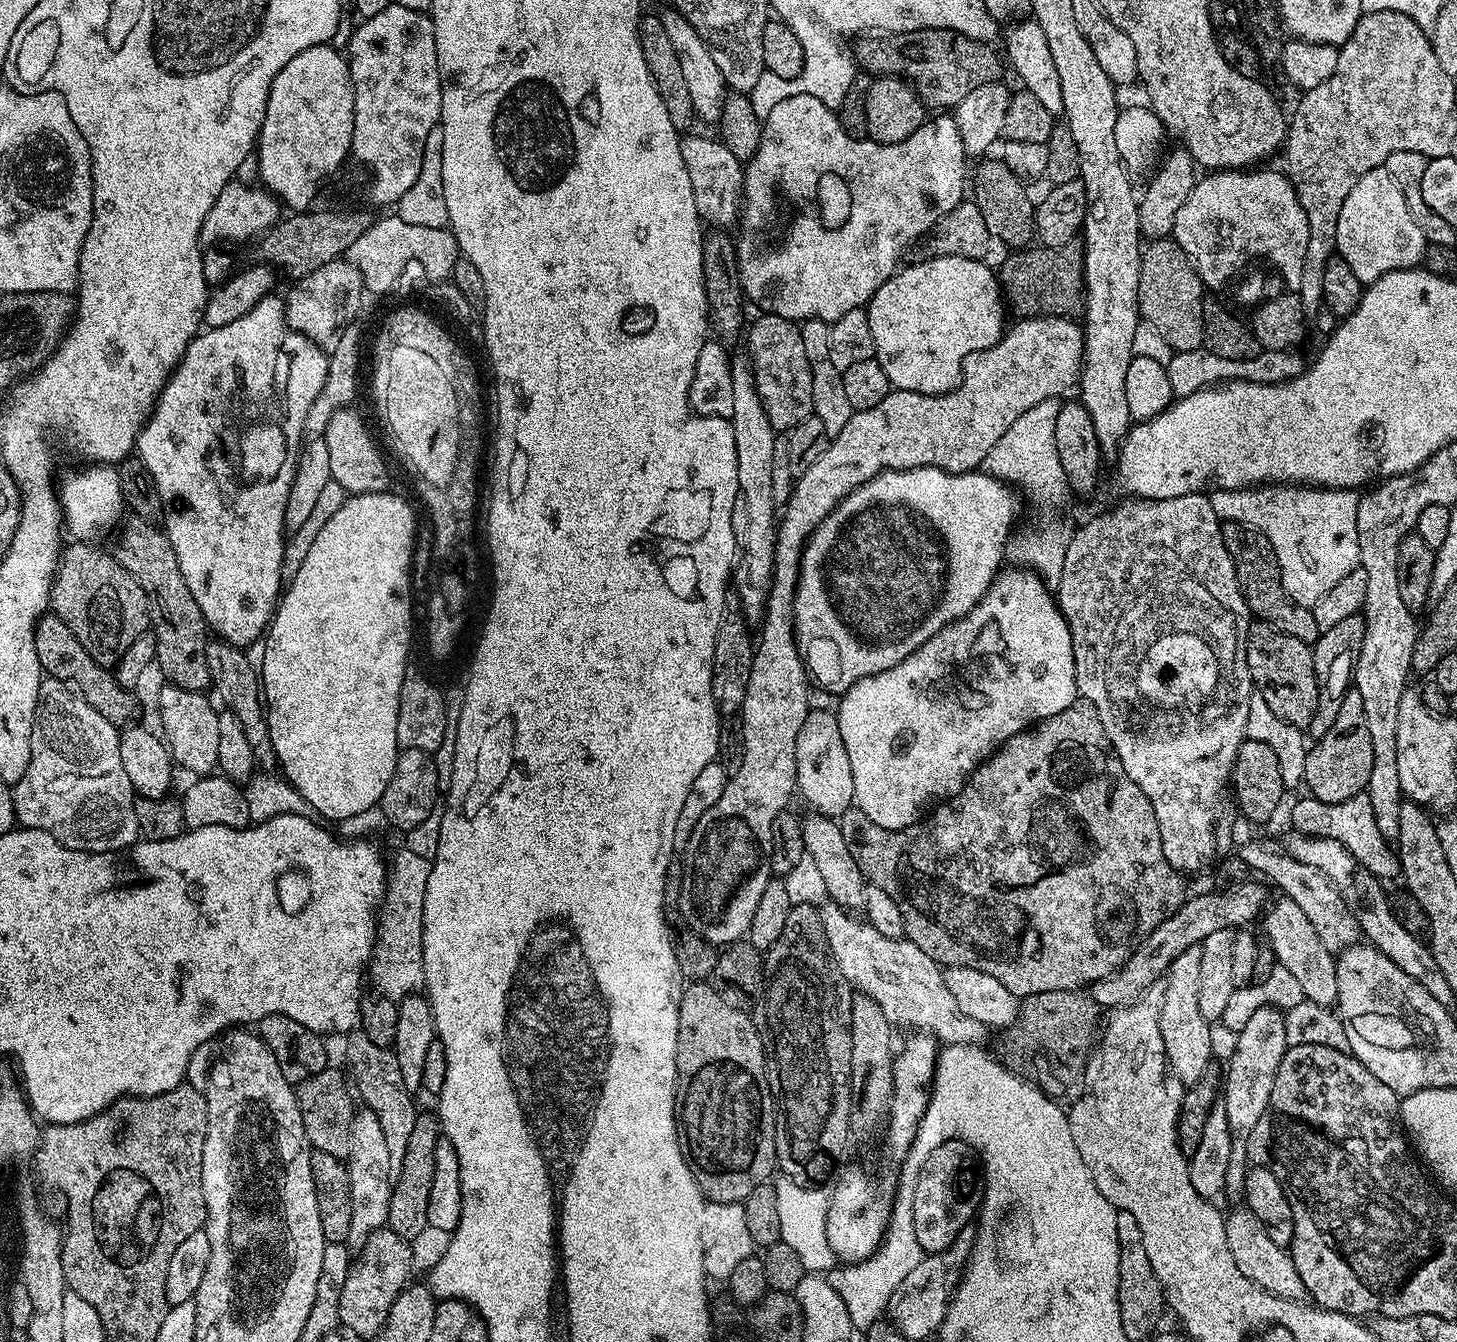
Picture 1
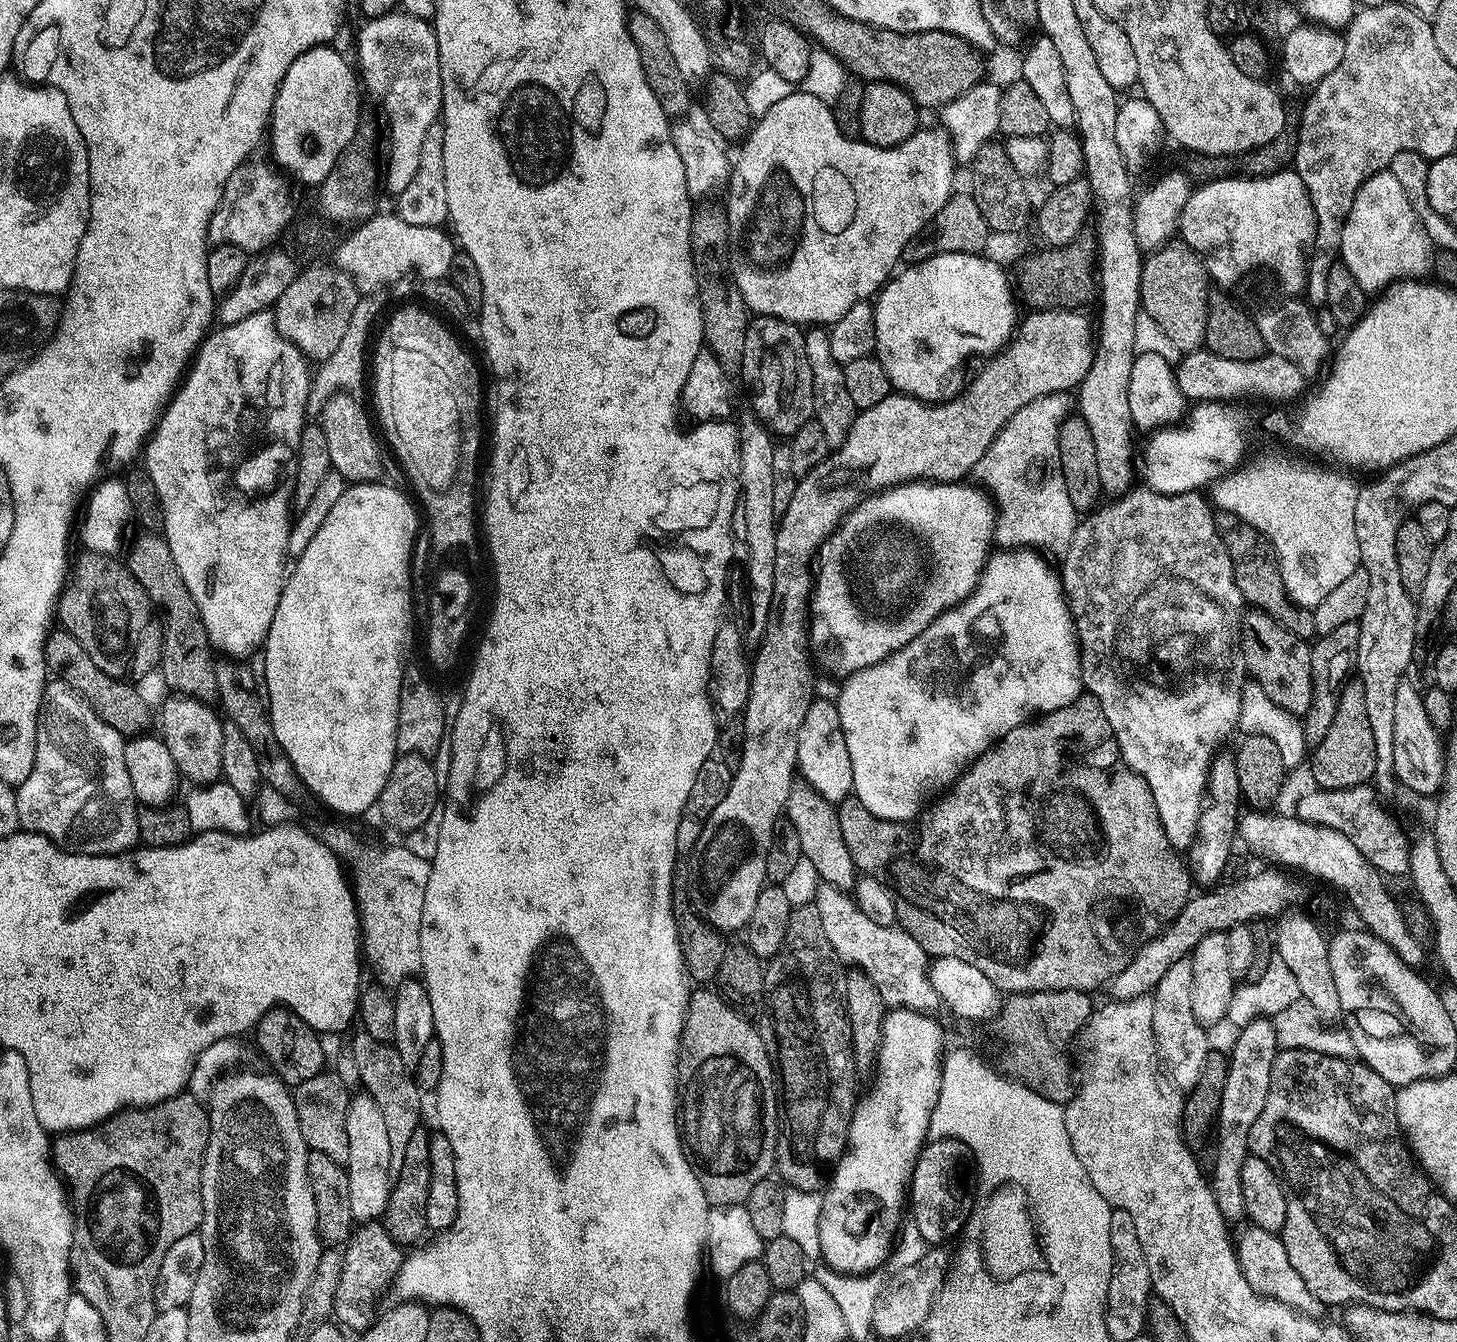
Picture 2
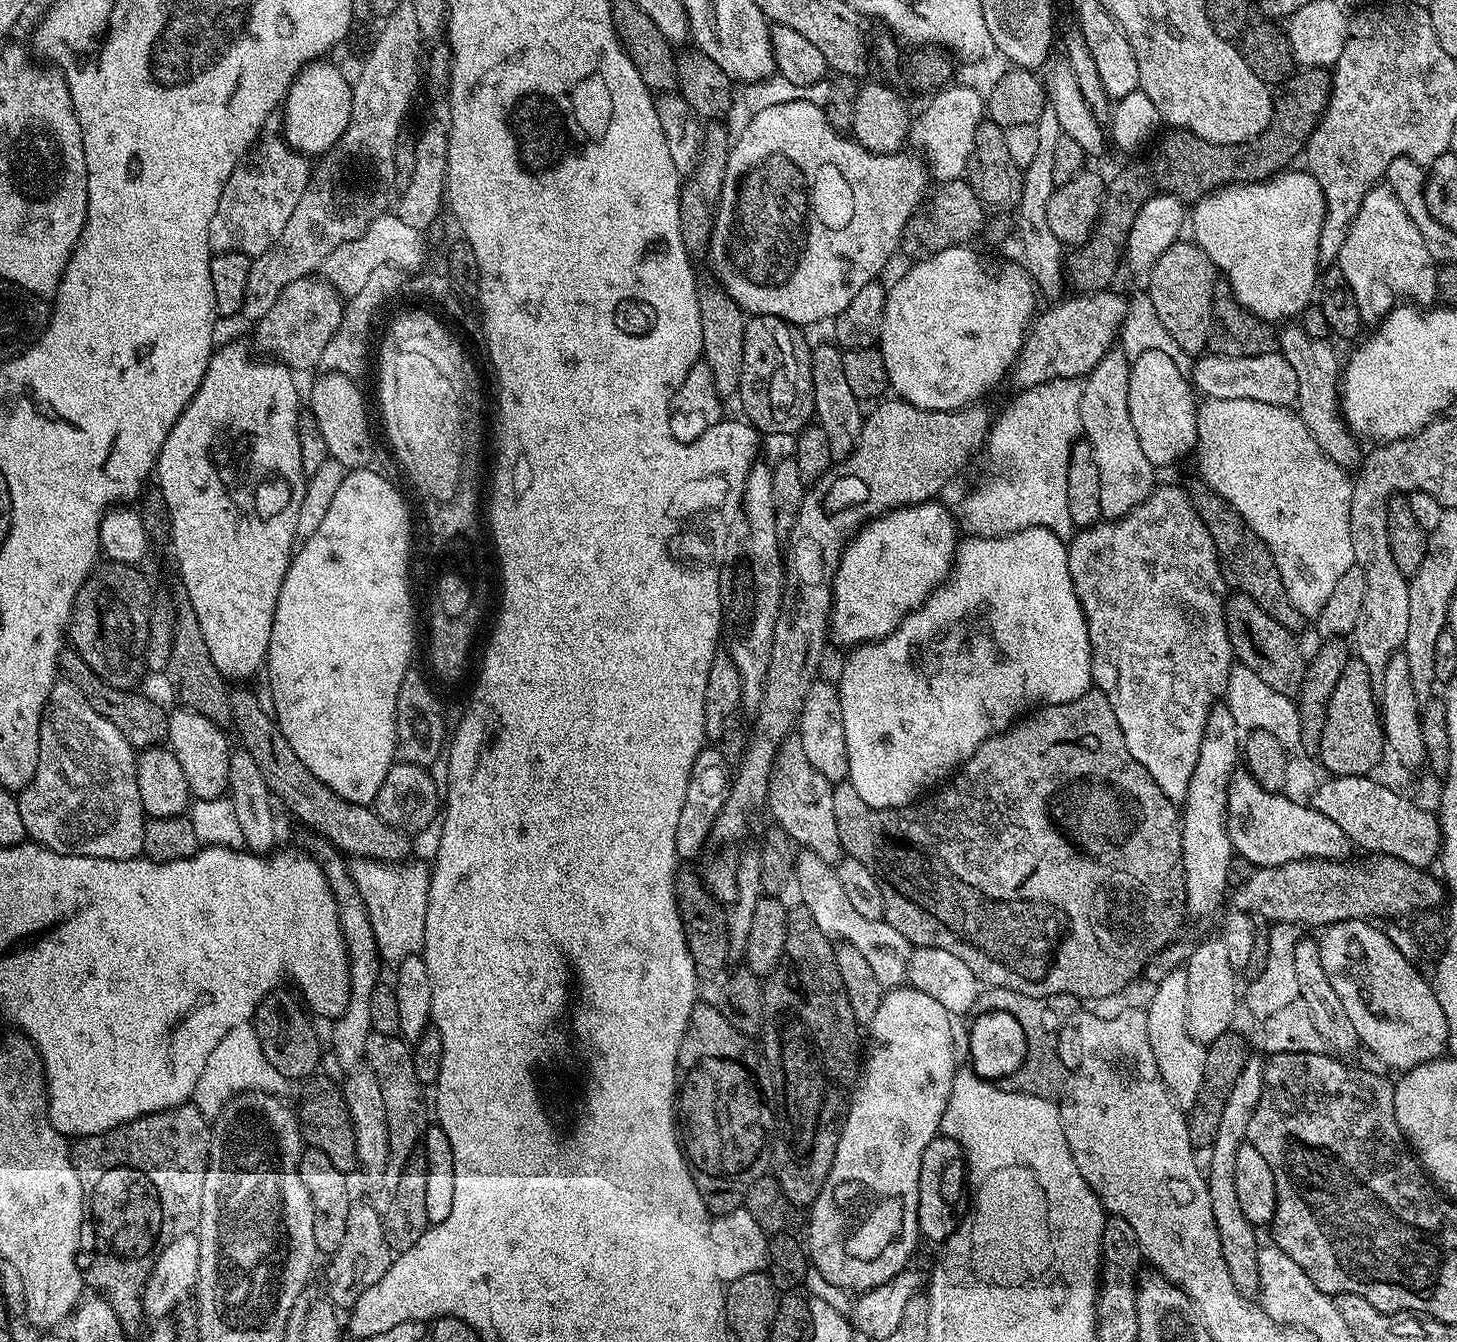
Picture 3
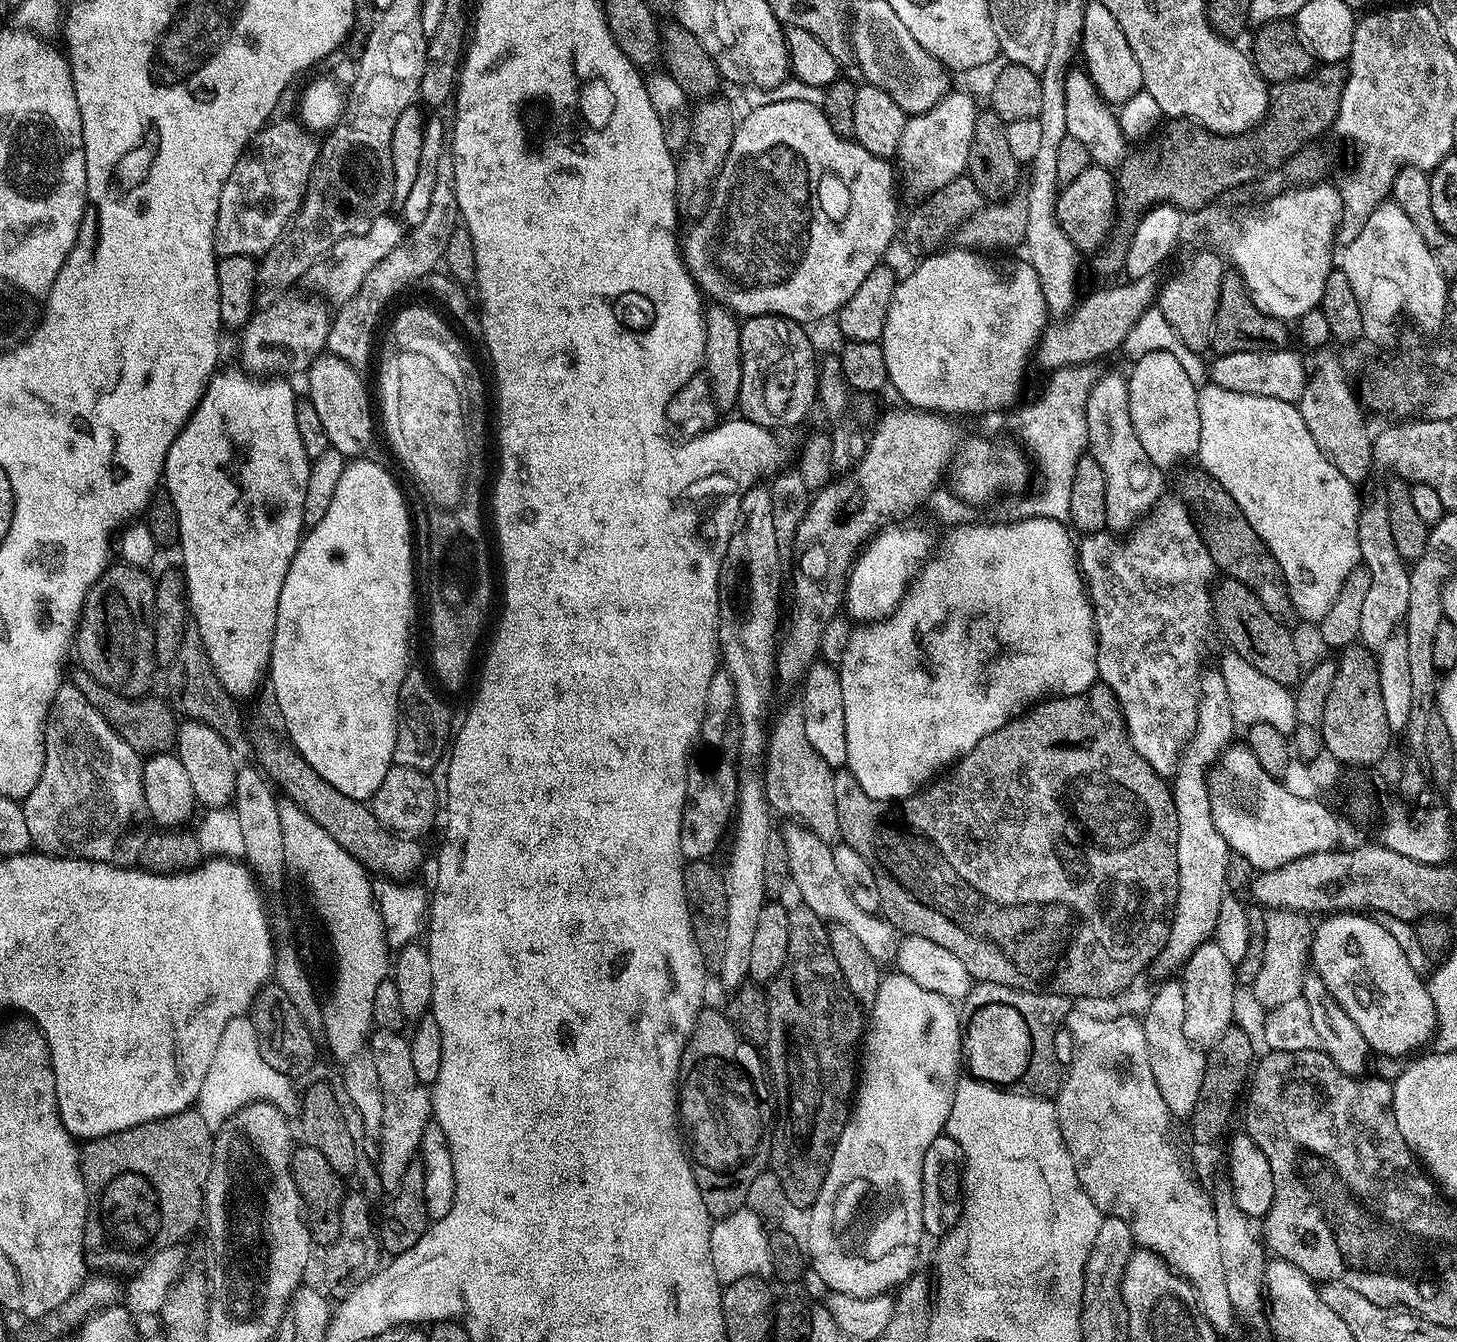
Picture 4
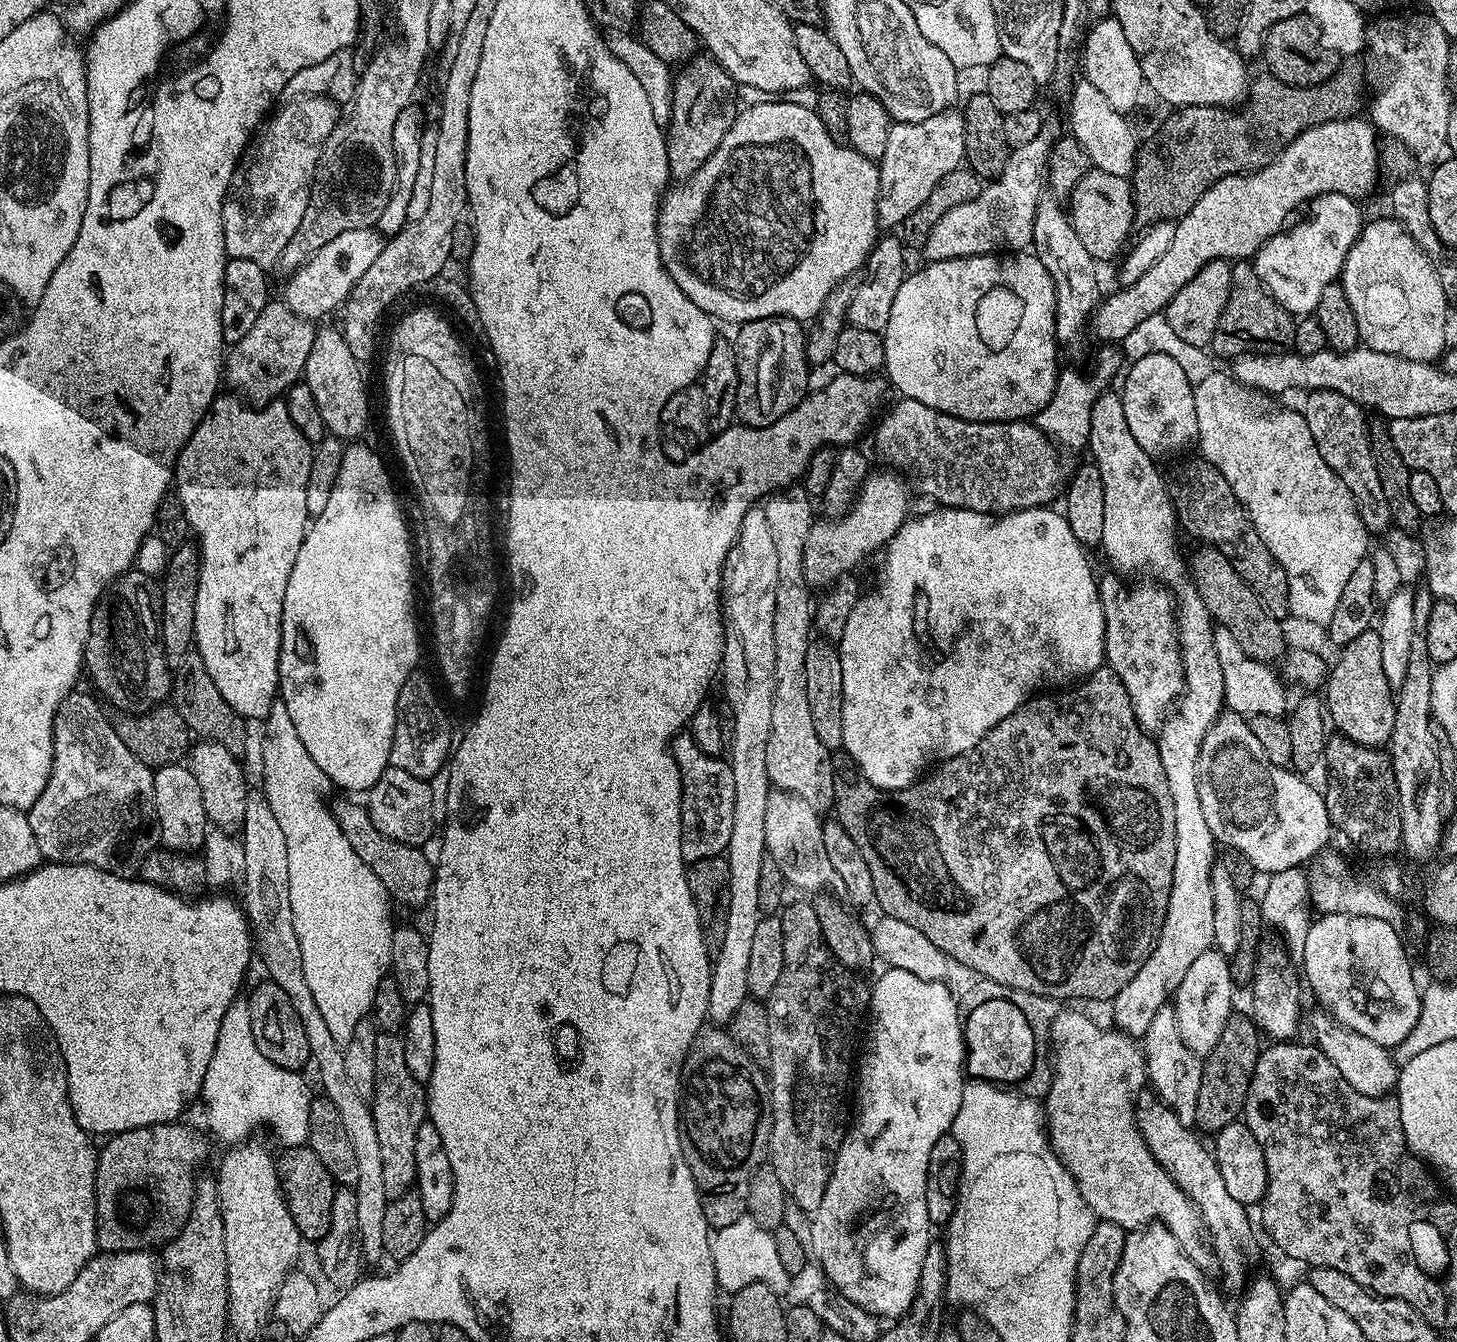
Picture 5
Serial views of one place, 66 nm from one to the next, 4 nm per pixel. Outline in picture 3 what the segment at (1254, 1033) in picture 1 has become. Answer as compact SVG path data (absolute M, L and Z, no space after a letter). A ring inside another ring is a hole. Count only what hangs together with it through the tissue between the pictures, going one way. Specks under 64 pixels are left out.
M1256 1054L1249 1055L1242 1074L1238 1074L1238 1082L1234 1082L1234 1090L1230 1090L1230 1098L1222 1110L1222 1119L1218 1126L1218 1134L1214 1134L1214 1142L1206 1164L1206 1179L1210 1190L1210 1210L1214 1210L1214 1222L1218 1226L1218 1238L1222 1246L1222 1258L1226 1258L1226 1266L1230 1270L1230 1278L1234 1286L1243 1296L1252 1298L1259 1293L1258 1254L1260 1248L1256 1244L1257 1229L1242 1214L1242 1205L1238 1202L1238 1193L1234 1187L1234 1161L1238 1158L1240 1145L1245 1143L1250 1126L1250 1118L1254 1118L1254 1110L1262 1098L1264 1089L1265 1061L1259 1060Z

